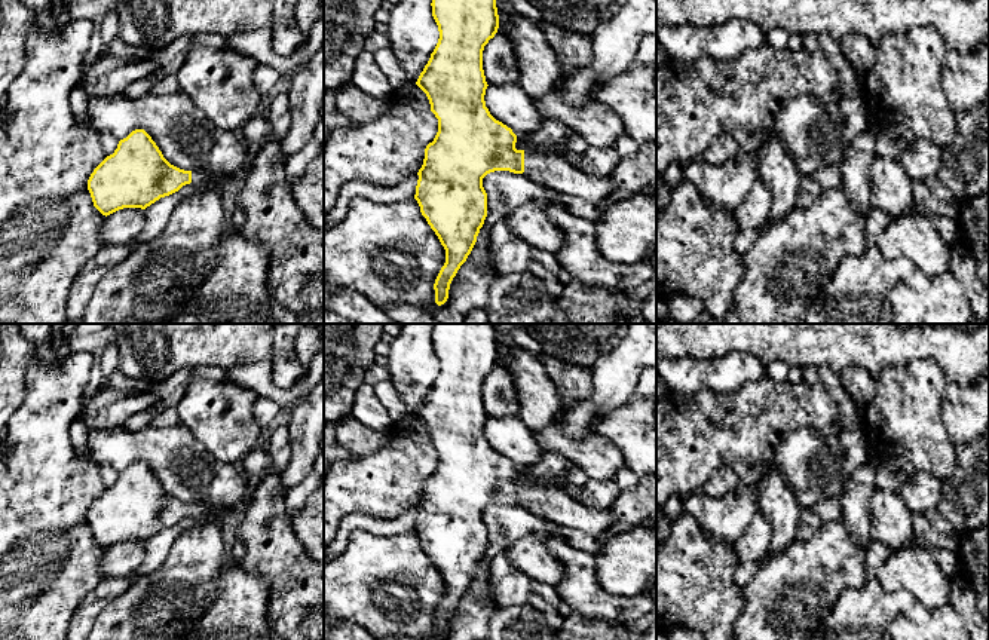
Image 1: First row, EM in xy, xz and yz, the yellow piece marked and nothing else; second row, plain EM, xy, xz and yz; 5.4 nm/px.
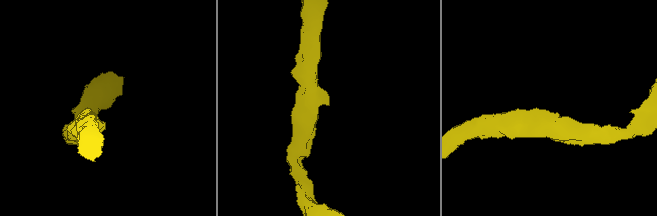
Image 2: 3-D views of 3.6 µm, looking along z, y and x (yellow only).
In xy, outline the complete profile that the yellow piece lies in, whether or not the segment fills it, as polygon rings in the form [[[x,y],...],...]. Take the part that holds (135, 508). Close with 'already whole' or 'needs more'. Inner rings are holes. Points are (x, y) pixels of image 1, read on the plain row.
[[[135,462],[94,502],[88,523],[94,539],[107,549],[123,541],[146,542],[186,517],[202,518],[220,509],[226,508],[171,497],[151,469]]]; needs more

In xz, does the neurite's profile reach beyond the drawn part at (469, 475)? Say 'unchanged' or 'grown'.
grown

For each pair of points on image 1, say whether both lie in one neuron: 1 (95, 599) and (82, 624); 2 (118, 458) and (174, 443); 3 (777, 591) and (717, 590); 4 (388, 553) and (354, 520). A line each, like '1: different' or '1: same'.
1: same
2: same
3: different
4: different

